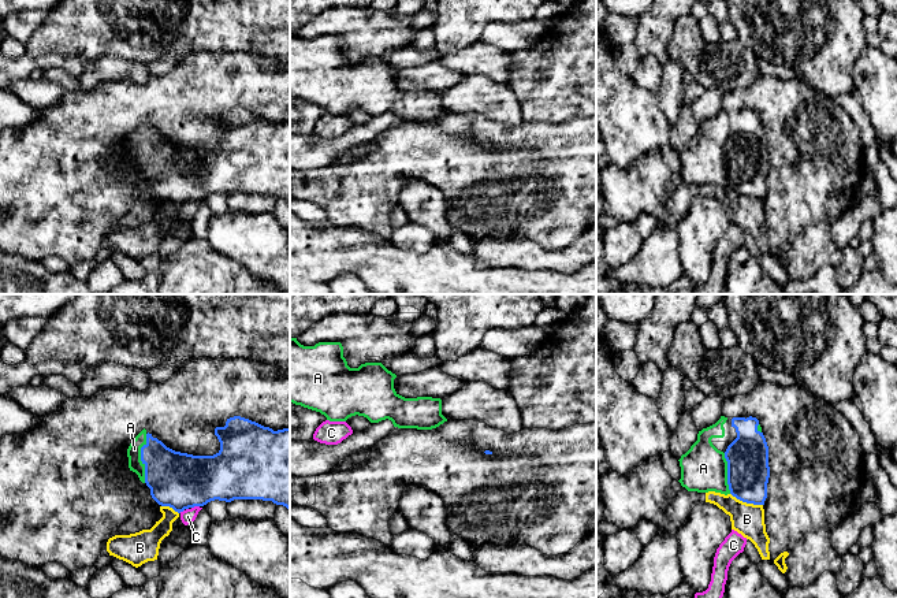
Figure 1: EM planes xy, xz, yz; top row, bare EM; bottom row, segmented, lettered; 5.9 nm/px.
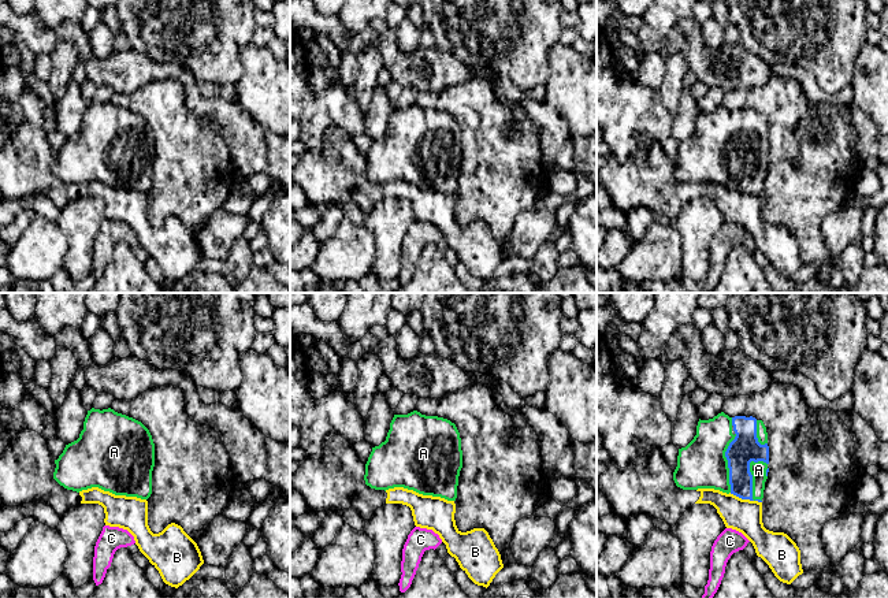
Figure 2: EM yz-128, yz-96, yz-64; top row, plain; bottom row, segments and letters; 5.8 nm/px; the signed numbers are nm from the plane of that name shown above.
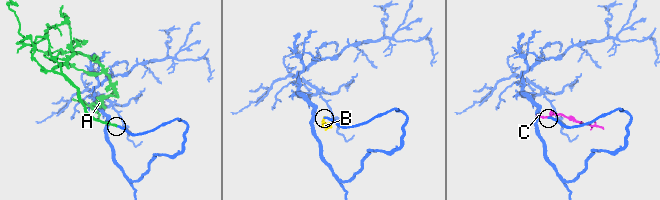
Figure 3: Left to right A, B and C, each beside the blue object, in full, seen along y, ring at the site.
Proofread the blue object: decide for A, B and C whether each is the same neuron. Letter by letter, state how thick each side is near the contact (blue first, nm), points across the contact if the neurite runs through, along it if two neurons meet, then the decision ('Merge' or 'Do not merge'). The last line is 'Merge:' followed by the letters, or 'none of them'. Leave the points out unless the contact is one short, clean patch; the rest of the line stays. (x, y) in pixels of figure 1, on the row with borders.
A: Thickness 320 nm (blue) against 80 nm. Merge
B: Thickness 240 nm (blue) against 190 nm. Boundary: yz (730, 493), (743, 501), (762, 505). Do not merge
C: Thickness 320 nm (blue) against 80 nm. Boundary: xy (198, 505), (192, 508). Do not merge
Merge: A

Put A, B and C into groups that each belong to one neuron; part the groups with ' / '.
A / B / C

